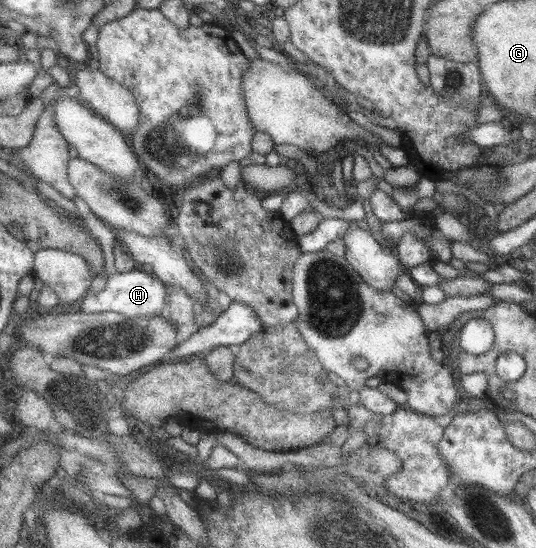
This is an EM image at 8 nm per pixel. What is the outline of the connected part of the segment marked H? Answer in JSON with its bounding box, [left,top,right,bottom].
[79,269,167,318]

